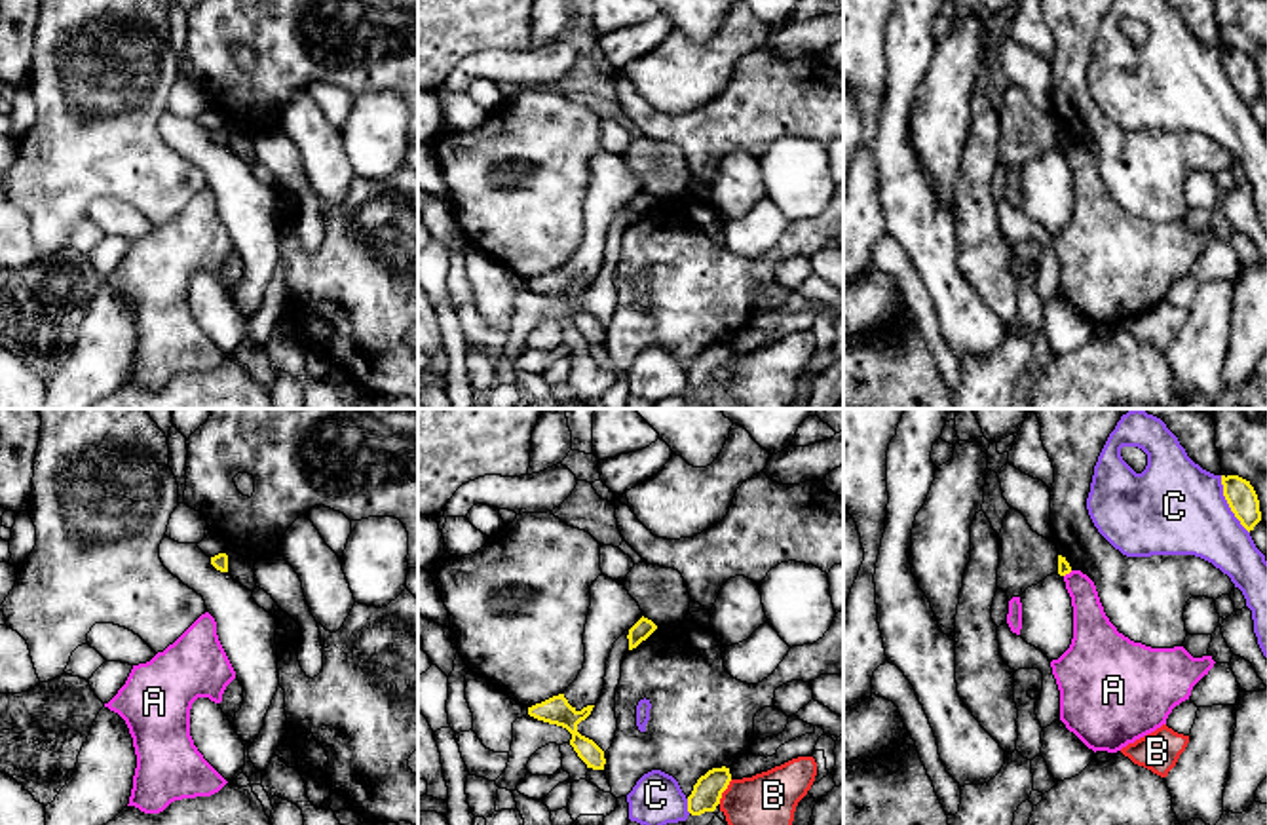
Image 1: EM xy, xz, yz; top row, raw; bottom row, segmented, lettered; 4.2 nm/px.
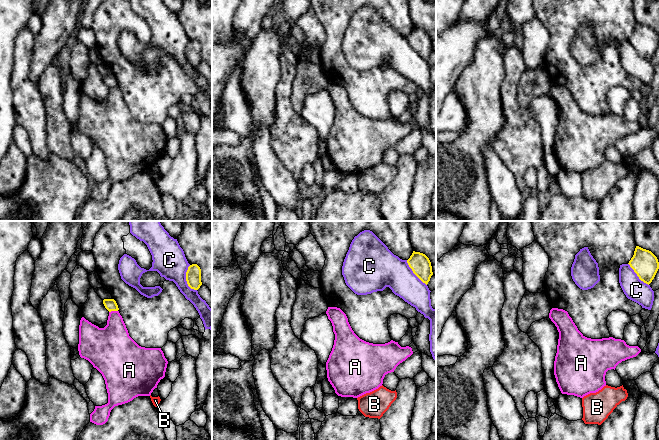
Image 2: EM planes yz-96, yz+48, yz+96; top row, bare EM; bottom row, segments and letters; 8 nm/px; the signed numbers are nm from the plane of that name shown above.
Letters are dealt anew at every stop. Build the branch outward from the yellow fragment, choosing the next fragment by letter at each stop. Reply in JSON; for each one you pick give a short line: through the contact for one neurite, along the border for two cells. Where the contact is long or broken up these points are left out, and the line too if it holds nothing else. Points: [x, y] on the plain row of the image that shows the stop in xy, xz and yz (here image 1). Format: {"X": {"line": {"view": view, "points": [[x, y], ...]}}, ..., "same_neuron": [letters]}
{"same_neuron": []}

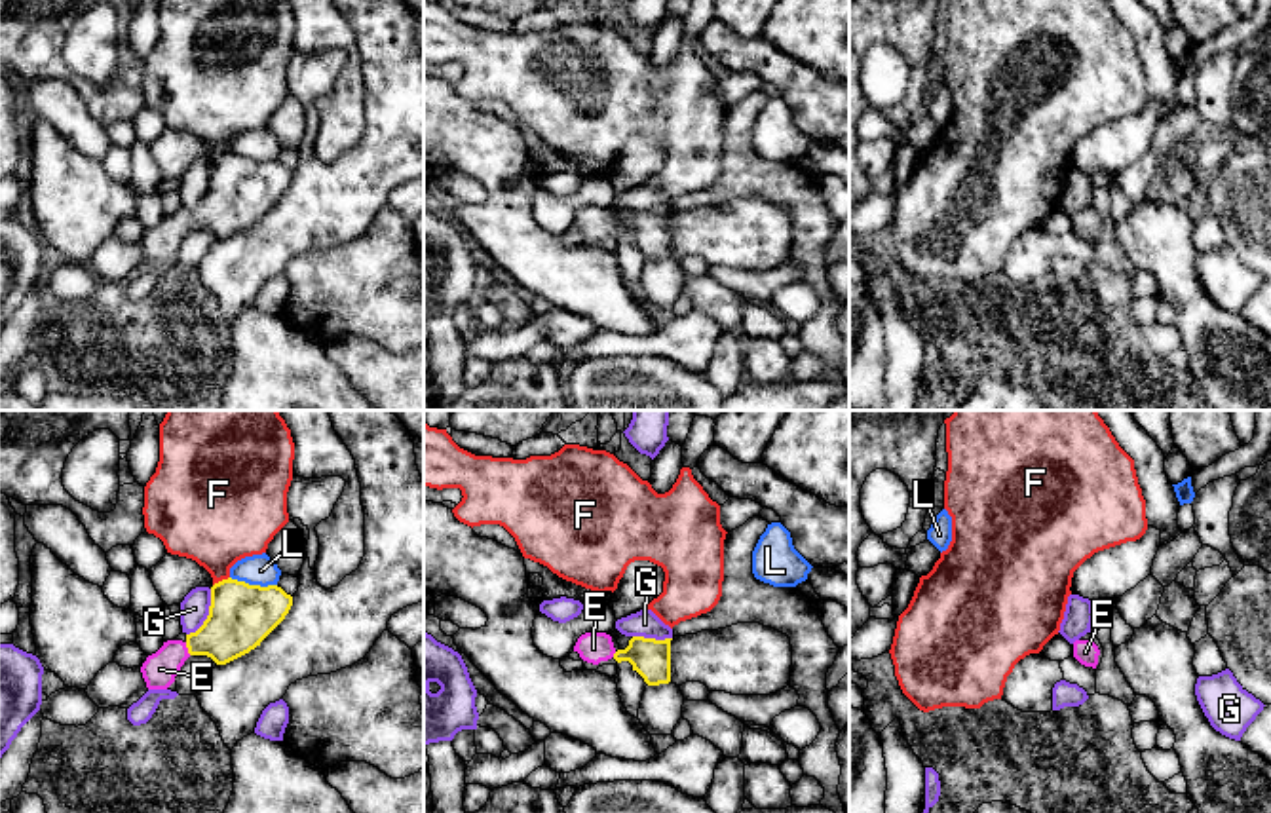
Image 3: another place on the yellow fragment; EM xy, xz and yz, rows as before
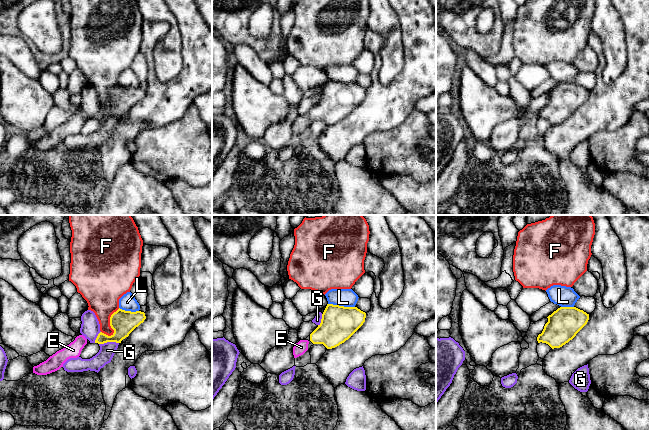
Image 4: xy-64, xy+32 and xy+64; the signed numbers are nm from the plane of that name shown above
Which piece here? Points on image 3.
{"E": {"line": {"view": "xy", "points": [[238, 194], [221, 211], [187, 221], [160, 244]]}}, "same_neuron": ["E"]}

